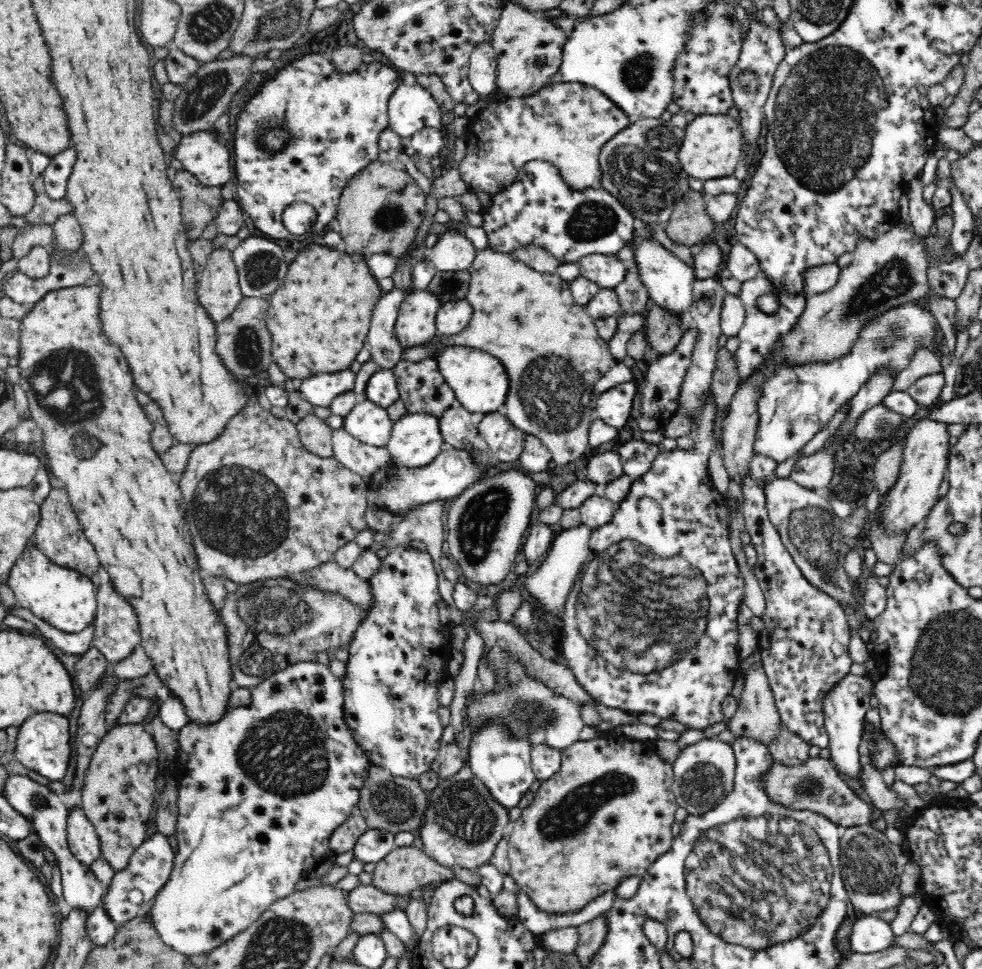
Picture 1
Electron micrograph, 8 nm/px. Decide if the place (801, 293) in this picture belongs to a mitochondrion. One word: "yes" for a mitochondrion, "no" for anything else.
no

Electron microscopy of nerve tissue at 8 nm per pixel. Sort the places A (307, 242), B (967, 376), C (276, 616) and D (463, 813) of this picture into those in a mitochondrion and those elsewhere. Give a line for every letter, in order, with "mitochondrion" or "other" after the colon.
A: other
B: other
C: mitochondrion
D: mitochondrion

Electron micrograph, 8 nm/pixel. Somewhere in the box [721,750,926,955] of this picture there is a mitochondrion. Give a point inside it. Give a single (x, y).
(870, 868)

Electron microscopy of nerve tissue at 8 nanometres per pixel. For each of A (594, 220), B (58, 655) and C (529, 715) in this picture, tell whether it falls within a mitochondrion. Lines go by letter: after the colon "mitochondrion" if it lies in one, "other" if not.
A: mitochondrion
B: other
C: mitochondrion

